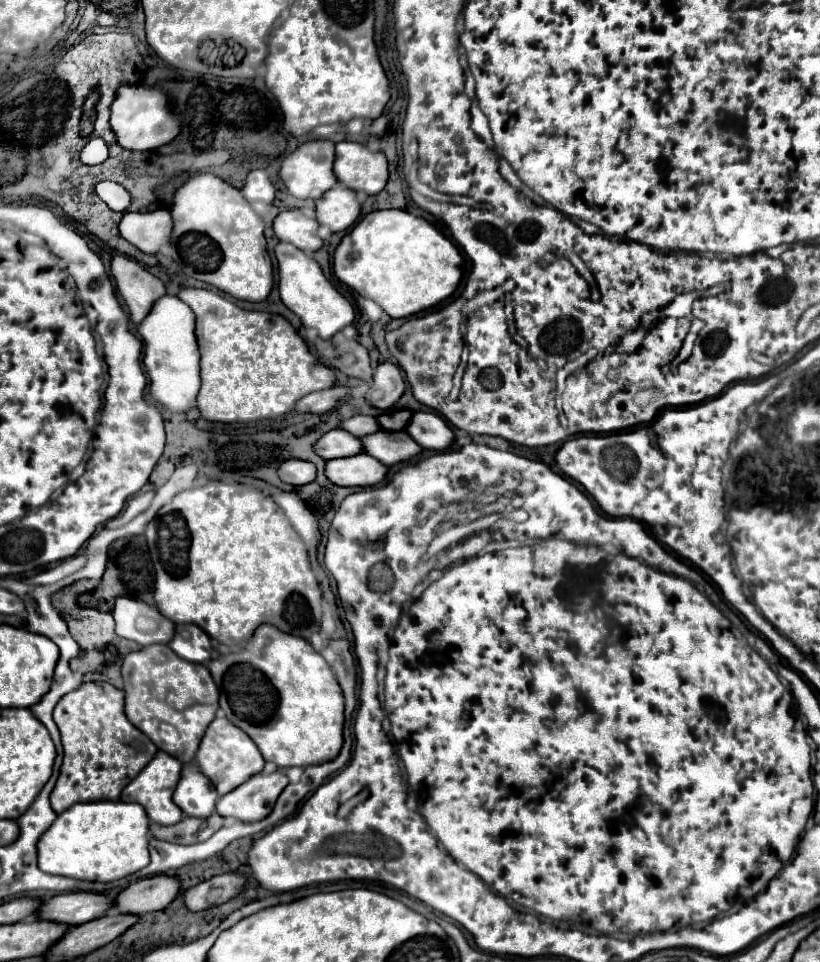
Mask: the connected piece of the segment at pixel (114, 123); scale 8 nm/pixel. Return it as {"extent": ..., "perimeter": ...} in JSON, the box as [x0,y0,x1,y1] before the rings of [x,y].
{"extent":[110,84,180,150],"perimeter":[[[120,84],[116,98],[110,106],[110,126],[116,136],[116,142],[126,150],[158,150],[164,144],[170,144],[180,134],[178,116],[170,112],[166,94],[156,86],[144,84]]]}

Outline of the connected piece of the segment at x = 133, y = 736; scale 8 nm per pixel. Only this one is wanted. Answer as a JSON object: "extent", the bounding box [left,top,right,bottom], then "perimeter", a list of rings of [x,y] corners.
{"extent":[50,682,158,814],"perimeter":[[[86,682],[78,690],[62,696],[54,708],[54,722],[60,728],[64,746],[60,778],[50,796],[56,814],[76,802],[120,800],[124,786],[158,752],[154,742],[128,722],[124,714],[124,692],[110,682]]]}

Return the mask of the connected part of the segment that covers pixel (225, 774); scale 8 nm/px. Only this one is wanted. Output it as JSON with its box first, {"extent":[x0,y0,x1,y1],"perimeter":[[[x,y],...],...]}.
{"extent":[194,718,264,796],"perimeter":[[[216,718],[208,726],[194,762],[210,778],[210,782],[216,786],[220,796],[232,792],[234,788],[244,784],[250,776],[262,772],[262,768],[264,768],[264,758],[262,758],[258,746],[254,744],[254,740],[226,718]]]}

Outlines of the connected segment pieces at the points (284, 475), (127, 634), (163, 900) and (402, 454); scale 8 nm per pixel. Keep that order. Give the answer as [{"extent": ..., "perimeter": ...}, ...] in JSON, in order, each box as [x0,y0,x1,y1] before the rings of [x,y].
[{"extent":[278,460,318,486],"perimeter":[[[286,460],[278,468],[278,476],[292,486],[308,484],[316,478],[316,474],[318,474],[316,466],[312,462],[306,462],[306,460]]]},{"extent":[114,596,174,646],"perimeter":[[[120,596],[114,604],[116,634],[126,640],[134,640],[142,646],[168,644],[174,638],[174,622],[142,600]]]},{"extent":[116,876,180,914],"perimeter":[[[152,876],[142,878],[116,898],[118,912],[144,914],[164,910],[180,894],[180,880],[174,876]]]},{"extent":[362,430,422,466],"perimeter":[[[380,430],[372,436],[364,436],[362,442],[364,442],[364,452],[378,458],[386,466],[408,462],[422,452],[420,444],[414,442],[406,430],[400,430],[400,432]]]}]

